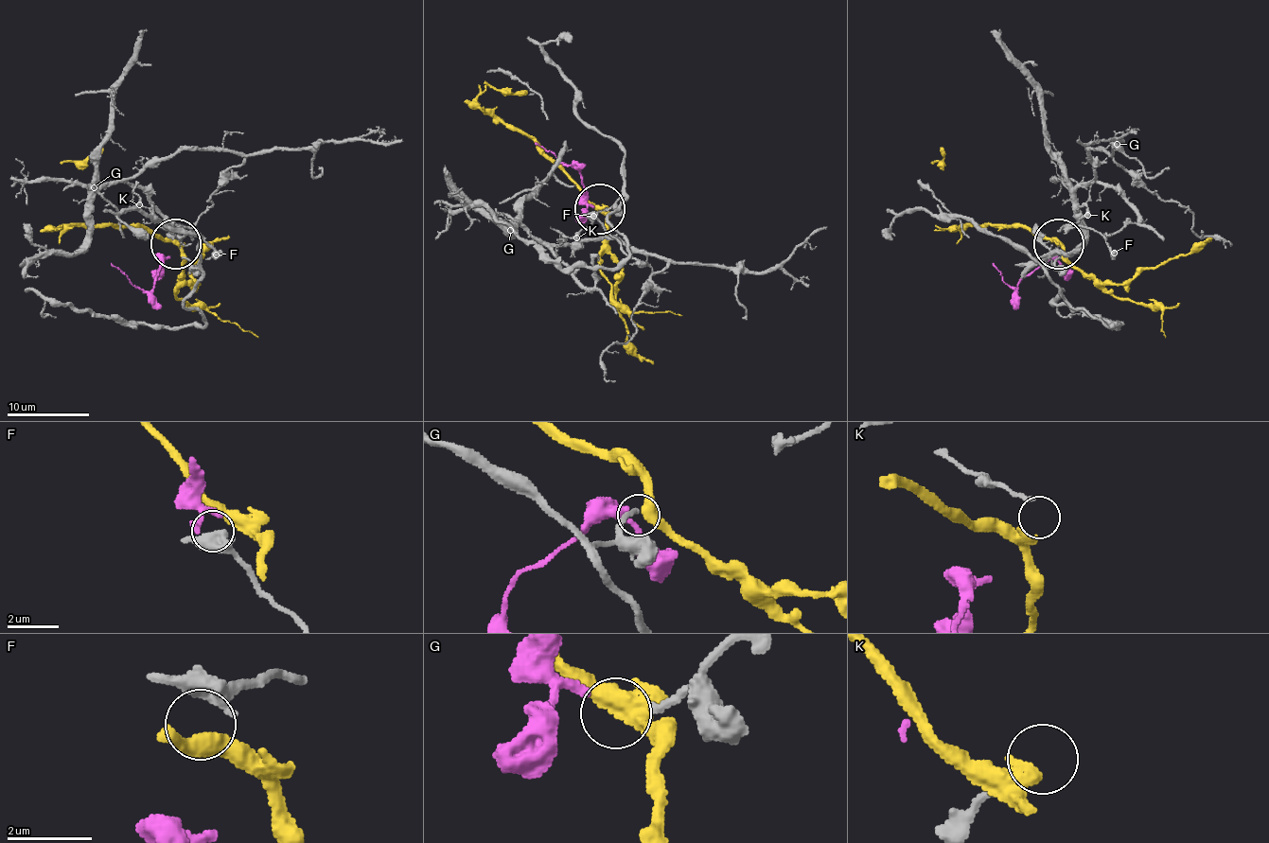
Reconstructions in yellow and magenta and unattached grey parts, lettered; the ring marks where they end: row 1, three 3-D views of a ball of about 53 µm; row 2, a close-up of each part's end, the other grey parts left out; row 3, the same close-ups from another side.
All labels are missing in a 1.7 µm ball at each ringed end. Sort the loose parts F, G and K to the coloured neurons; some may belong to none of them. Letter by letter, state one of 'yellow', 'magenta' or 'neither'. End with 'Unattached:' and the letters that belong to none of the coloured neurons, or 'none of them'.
F: yellow
G: magenta
K: neither
Unattached: K

